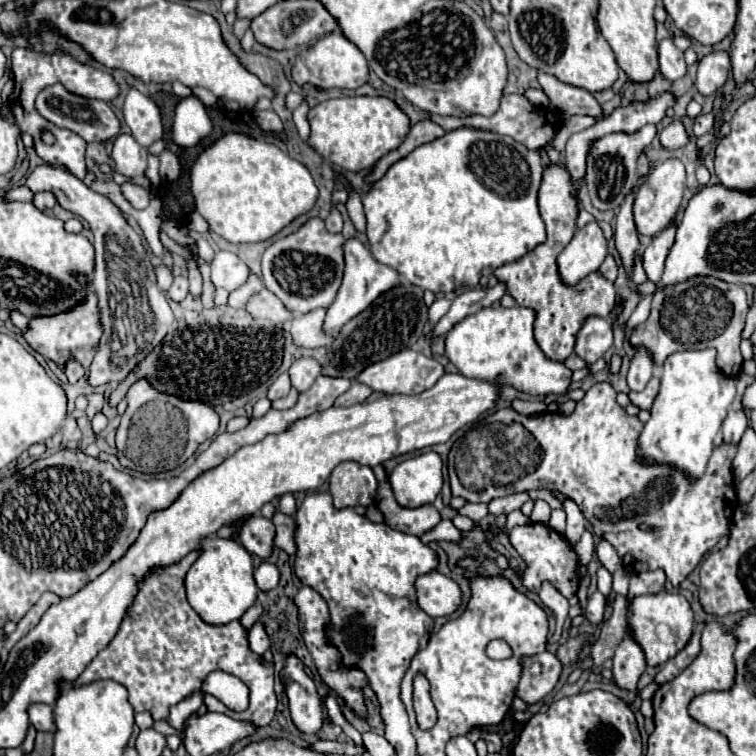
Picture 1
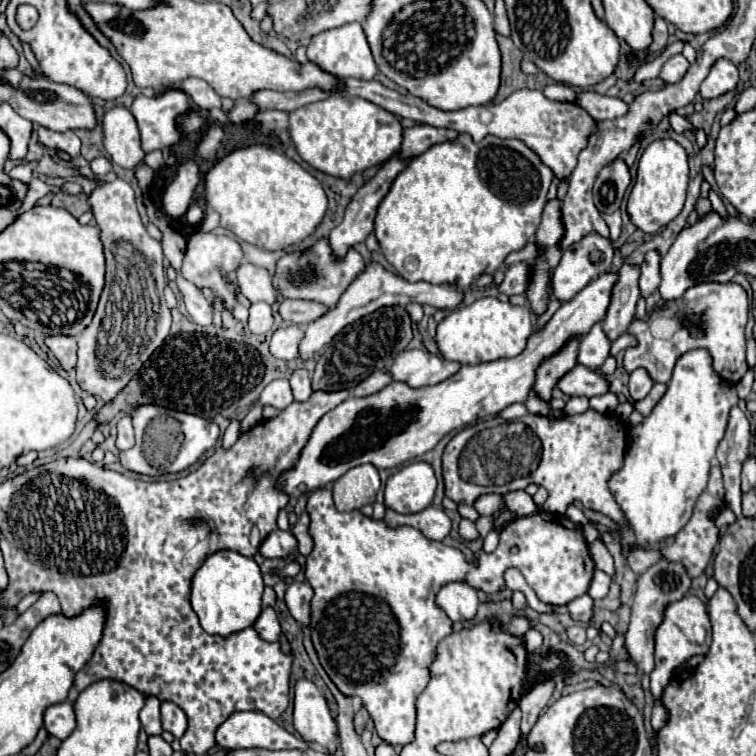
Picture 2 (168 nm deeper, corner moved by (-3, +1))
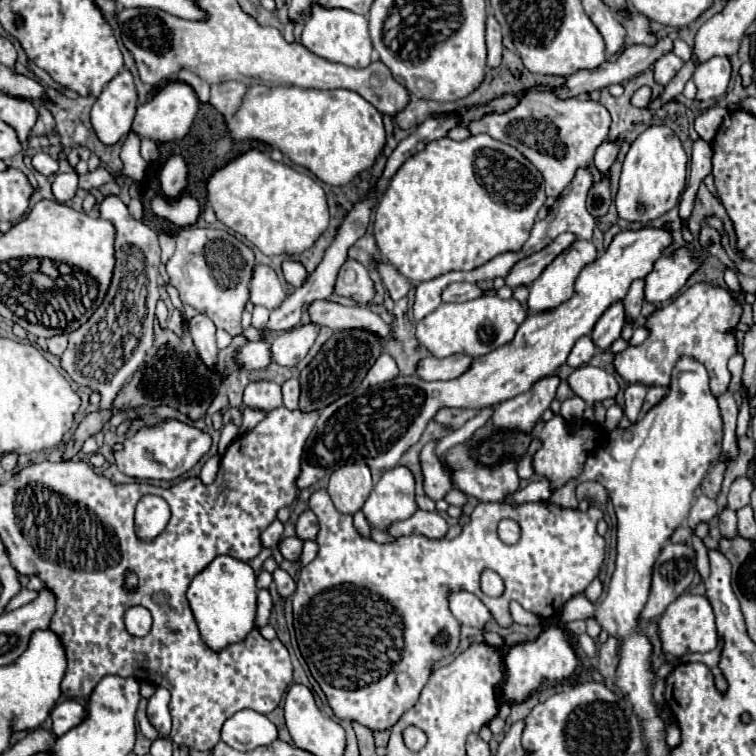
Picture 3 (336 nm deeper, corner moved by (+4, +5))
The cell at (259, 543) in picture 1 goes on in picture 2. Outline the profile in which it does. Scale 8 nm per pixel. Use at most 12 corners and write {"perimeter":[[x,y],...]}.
{"perimeter":[[276,530],[260,546],[264,558],[288,558],[298,546],[292,532]]}

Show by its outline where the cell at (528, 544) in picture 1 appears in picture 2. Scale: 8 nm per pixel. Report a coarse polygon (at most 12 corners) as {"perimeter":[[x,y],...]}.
{"perimeter":[[310,494],[318,660],[378,736],[414,740],[450,582],[518,568],[540,602],[588,592],[582,528],[536,512],[468,560]]}

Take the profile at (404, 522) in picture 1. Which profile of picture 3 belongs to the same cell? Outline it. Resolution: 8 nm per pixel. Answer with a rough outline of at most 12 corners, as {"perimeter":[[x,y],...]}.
{"perimeter":[[417,510],[411,518],[393,522],[391,536],[423,534],[443,538],[447,522],[437,512]]}

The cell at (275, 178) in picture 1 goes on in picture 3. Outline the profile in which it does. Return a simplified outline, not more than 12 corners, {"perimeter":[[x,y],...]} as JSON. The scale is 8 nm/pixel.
{"perimeter":[[247,150],[207,180],[219,222],[263,254],[329,224],[323,188]]}

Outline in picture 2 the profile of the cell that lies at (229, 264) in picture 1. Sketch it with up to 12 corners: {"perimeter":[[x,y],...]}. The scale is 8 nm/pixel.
{"perimeter":[[244,262],[236,282],[250,302],[278,300],[268,270]]}

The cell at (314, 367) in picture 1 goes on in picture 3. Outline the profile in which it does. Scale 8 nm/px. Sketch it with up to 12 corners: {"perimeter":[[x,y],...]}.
{"perimeter":[[299,380],[283,382],[283,404],[293,410],[299,404]]}

